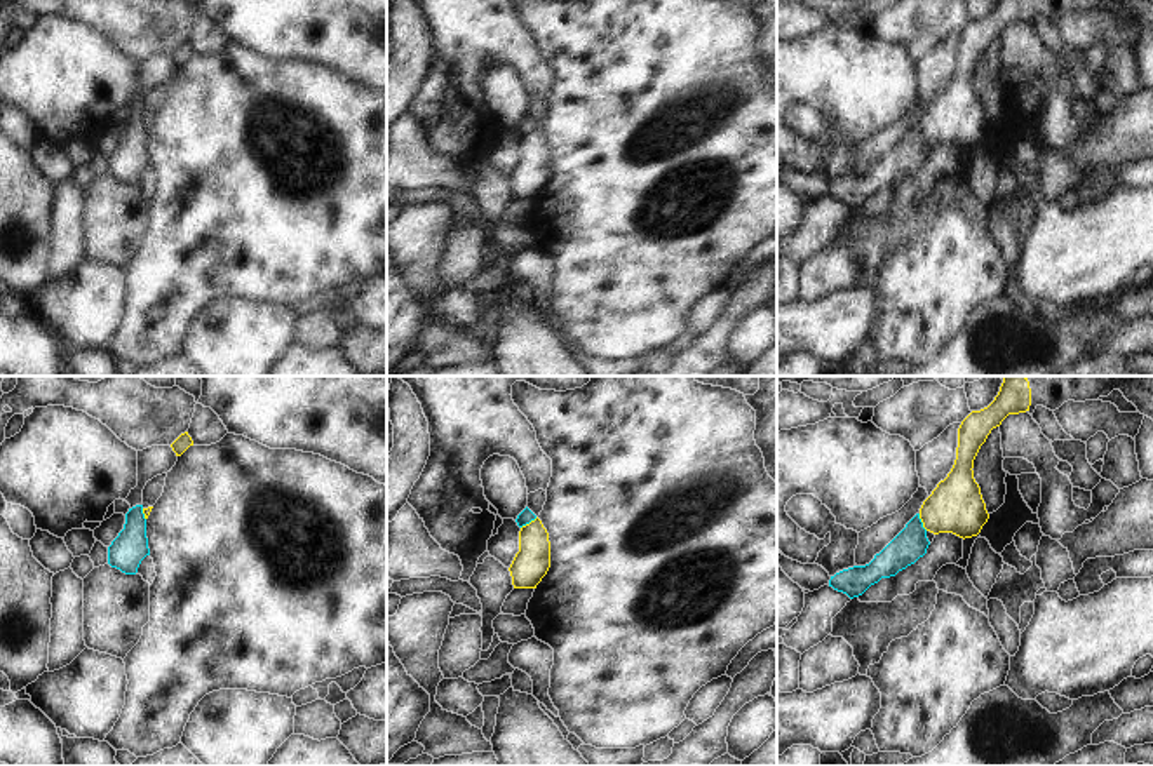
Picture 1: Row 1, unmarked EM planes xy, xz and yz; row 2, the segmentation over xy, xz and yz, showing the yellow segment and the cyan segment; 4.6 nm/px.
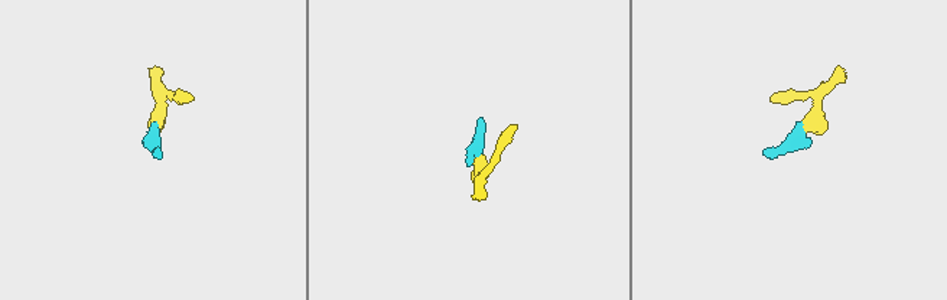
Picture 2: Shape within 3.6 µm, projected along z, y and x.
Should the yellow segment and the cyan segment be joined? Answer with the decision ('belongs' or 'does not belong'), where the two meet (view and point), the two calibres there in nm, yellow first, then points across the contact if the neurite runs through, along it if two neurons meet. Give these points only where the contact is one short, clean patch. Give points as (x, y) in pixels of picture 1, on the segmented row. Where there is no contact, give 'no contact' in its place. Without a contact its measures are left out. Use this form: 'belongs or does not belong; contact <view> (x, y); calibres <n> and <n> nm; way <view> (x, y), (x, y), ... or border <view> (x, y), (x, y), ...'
does not belong; contact yz (922, 521); calibres 240 and 150 nm; border yz (918, 514), (927, 530)

